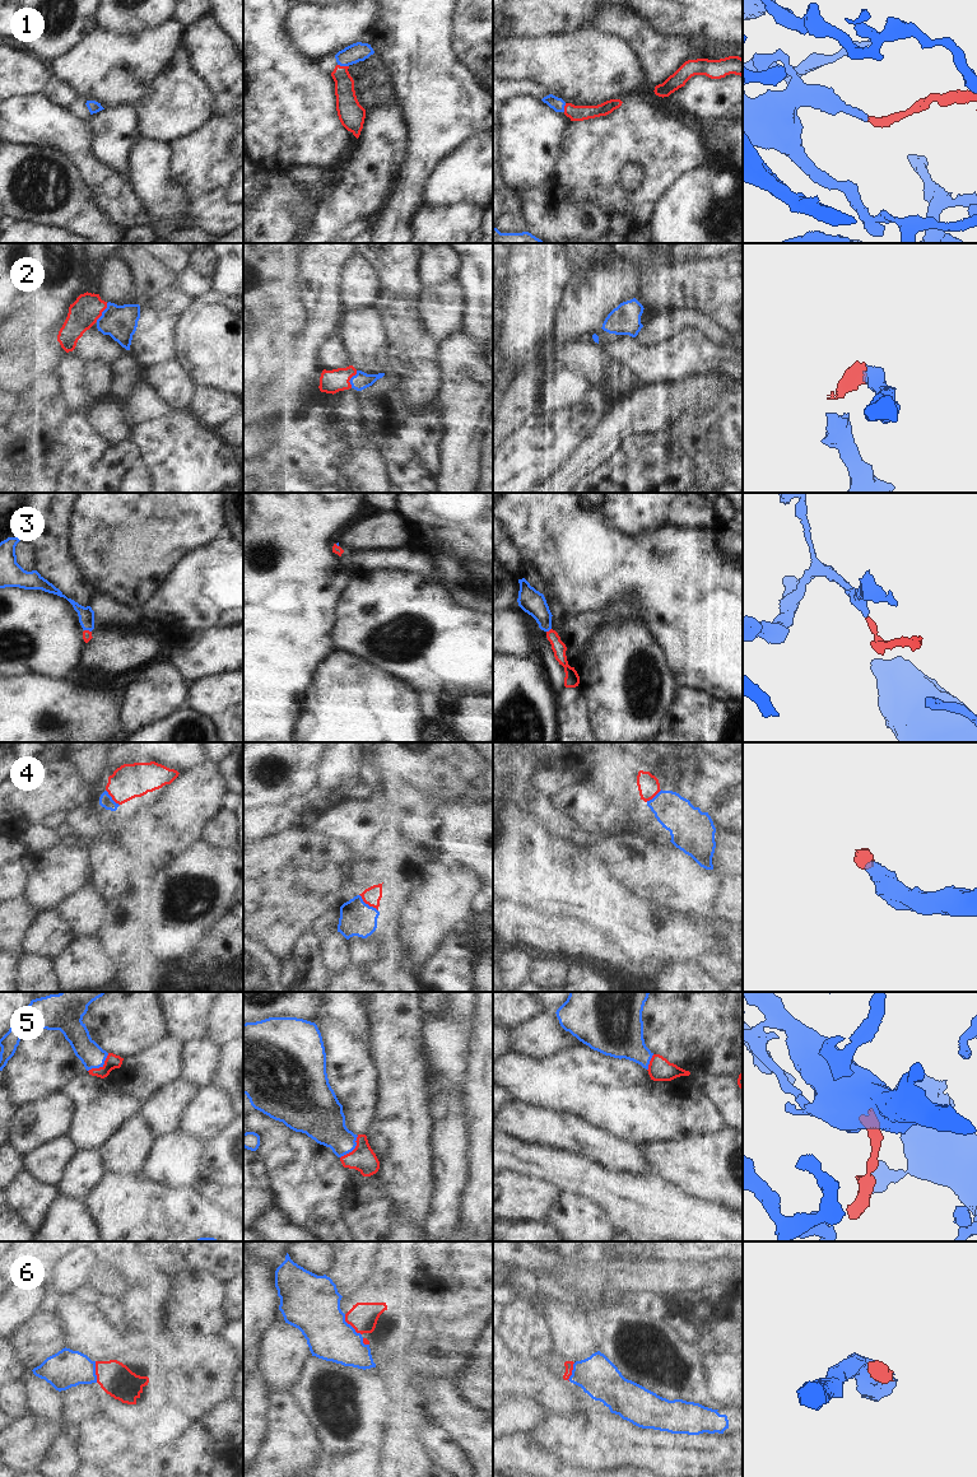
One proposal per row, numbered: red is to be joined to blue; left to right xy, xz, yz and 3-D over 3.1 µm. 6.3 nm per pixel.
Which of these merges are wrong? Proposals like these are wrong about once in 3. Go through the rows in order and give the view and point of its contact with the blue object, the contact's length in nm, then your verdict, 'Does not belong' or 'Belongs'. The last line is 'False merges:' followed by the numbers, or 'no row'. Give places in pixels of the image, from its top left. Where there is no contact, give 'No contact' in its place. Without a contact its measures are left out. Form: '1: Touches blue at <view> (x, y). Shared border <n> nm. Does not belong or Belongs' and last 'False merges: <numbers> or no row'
1: Touches blue at xz (343, 65). Shared border 70 nm. Belongs
2: Touches blue at xy (102, 312). Shared border 140 nm. Belongs
3: Touches blue at yz (548, 630). Shared border 40 nm. Belongs
4: Touches blue at xz (367, 904). Shared border 160 nm. Belongs
5: Touches blue at xy (101, 1066). Shared border 180 nm. Belongs
6: Touches blue at xz (350, 1326). Shared border 170 nm. Does not belong
False merges: 6.

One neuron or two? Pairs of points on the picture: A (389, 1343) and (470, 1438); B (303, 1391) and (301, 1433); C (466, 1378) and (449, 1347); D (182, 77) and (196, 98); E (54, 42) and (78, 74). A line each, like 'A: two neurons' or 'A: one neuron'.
A: one neuron
B: two neurons
C: two neurons
D: one neuron
E: two neurons

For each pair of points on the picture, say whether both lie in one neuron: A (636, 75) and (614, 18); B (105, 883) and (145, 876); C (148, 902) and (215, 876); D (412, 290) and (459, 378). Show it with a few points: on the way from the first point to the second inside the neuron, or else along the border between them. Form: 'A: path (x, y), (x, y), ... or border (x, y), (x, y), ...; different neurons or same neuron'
A: border (595, 29), (619, 36), (634, 51), (641, 64); different neurons
B: path (115, 876), (135, 876); same neuron
C: path (163, 884), (168, 875), (182, 872), (198, 874); same neuron
D: border (440, 345), (441, 376); different neurons

